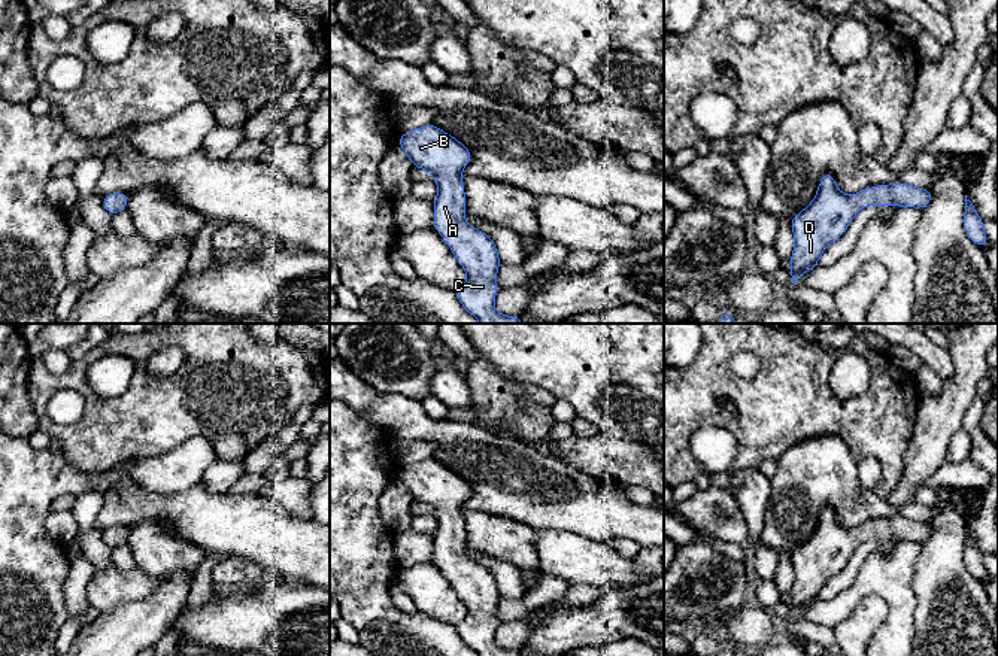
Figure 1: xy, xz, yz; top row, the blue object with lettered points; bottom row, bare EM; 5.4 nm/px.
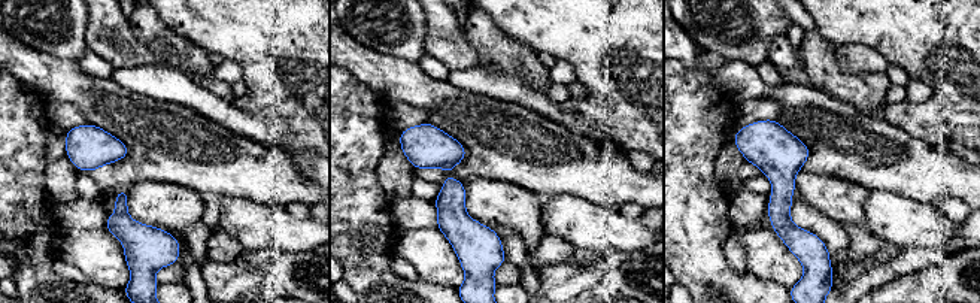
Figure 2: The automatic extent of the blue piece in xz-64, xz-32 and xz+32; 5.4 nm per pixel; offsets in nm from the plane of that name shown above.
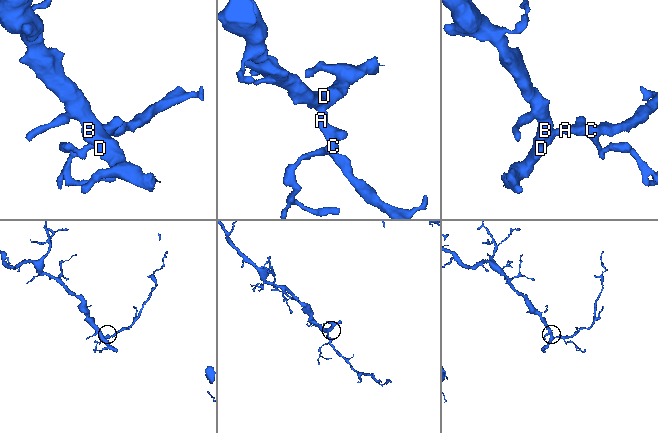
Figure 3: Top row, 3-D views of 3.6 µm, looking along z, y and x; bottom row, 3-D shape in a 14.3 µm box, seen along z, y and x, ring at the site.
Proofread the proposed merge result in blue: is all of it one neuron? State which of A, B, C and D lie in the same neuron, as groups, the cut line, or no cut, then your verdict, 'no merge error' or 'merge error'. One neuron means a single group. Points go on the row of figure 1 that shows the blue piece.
A B C D; no cut; no merge error

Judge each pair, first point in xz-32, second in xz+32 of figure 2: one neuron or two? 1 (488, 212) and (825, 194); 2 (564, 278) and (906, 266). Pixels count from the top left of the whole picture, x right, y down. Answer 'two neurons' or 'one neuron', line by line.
1: one neuron
2: two neurons

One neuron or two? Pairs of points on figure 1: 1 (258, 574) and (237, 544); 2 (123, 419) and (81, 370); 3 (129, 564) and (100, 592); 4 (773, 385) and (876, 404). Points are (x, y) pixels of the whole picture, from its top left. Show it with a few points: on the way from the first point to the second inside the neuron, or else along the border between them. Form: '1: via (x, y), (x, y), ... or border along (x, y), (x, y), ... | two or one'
1: border along (230, 555), (254, 559), (272, 571) | two
2: via (108, 415), (81, 385) | one
3: border along (111, 561), (123, 571), (130, 571), (136, 565) | two
4: via (798, 404), (812, 410), (851, 410) | one

